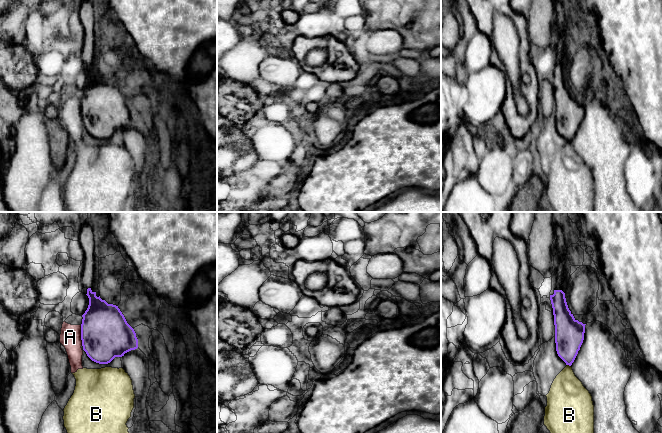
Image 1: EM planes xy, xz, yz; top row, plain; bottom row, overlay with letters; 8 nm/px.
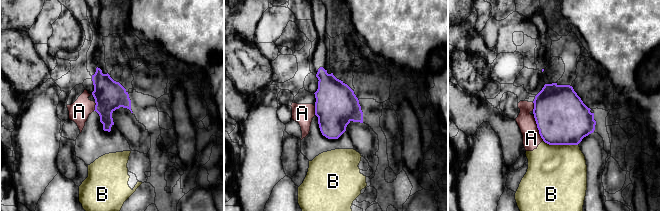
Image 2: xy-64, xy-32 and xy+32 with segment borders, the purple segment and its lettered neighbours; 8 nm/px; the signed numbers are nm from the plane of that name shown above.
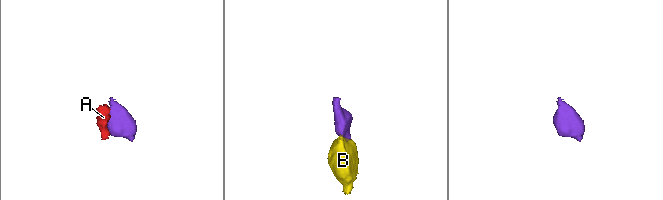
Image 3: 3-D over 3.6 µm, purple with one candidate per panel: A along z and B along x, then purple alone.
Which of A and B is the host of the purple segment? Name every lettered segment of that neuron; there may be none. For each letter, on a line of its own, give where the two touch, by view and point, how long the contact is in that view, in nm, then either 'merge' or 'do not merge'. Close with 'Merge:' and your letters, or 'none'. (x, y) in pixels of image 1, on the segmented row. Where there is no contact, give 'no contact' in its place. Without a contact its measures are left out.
A: contact xy (81, 335); length 170 nm; do not merge
B: contact yz (569, 365); length 40 nm; do not merge
Merge: none

